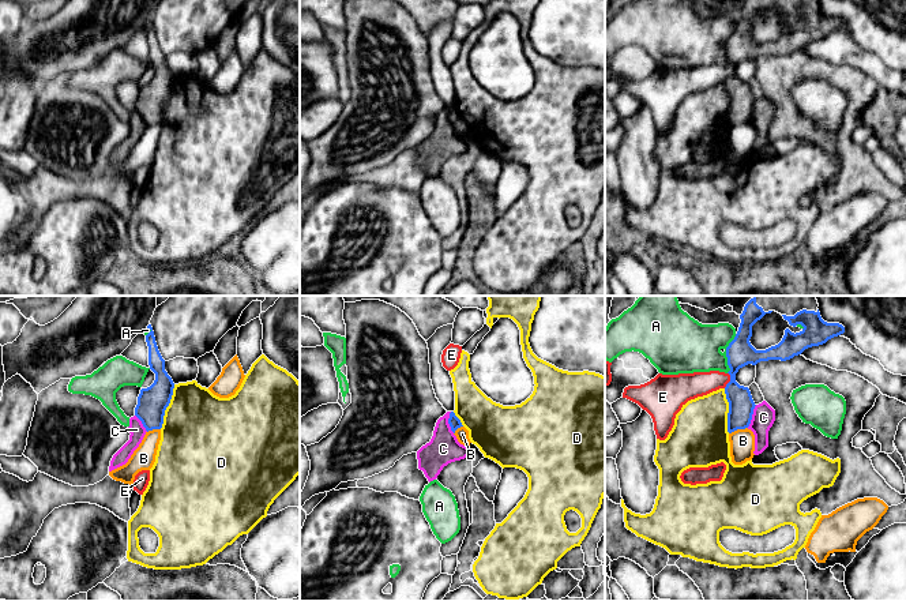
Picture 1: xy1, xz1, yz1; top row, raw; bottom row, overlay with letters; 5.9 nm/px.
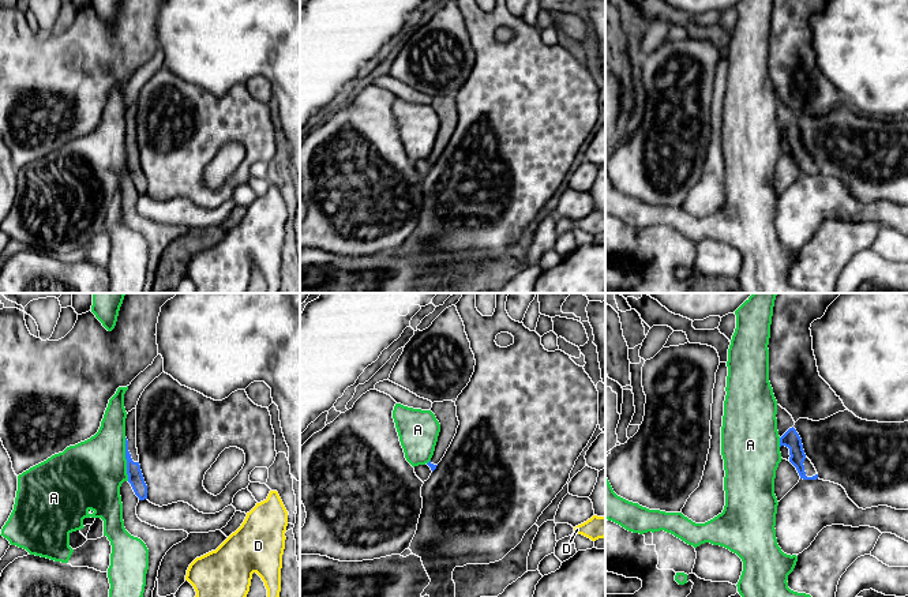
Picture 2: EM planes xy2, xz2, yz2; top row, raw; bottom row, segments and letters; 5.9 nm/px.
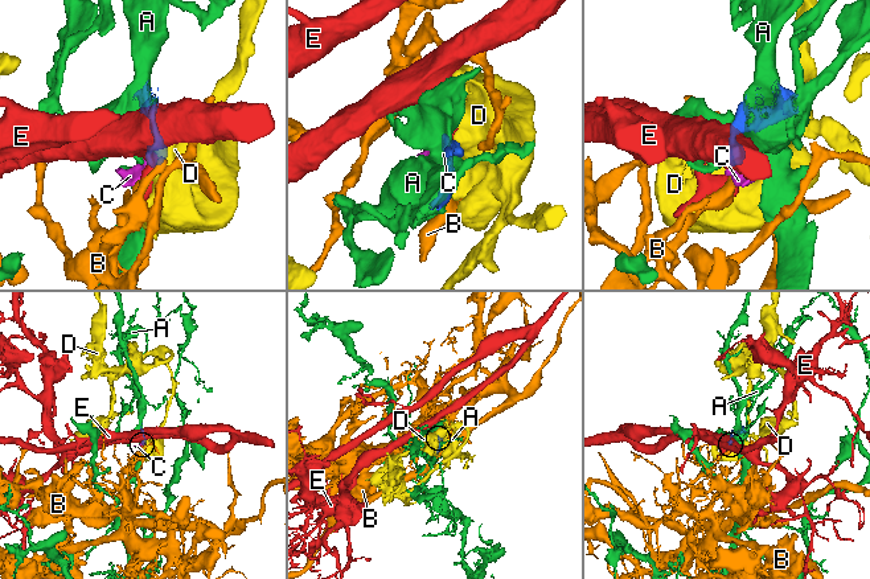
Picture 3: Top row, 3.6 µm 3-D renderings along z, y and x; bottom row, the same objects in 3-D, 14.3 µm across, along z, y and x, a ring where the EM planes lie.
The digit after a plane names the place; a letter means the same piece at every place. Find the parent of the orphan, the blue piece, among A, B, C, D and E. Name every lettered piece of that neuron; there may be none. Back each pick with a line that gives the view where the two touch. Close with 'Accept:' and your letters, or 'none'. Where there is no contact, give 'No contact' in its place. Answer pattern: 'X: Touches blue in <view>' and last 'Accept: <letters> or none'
Accept: none

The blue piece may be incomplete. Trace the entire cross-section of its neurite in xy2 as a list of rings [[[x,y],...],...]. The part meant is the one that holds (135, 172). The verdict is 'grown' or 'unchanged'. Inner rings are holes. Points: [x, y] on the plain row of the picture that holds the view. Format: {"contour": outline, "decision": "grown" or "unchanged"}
{"contour": [[[136,102],[128,106],[125,113],[125,154],[128,177],[139,195],[147,194],[147,180],[140,165],[136,143]]], "decision": "grown"}

